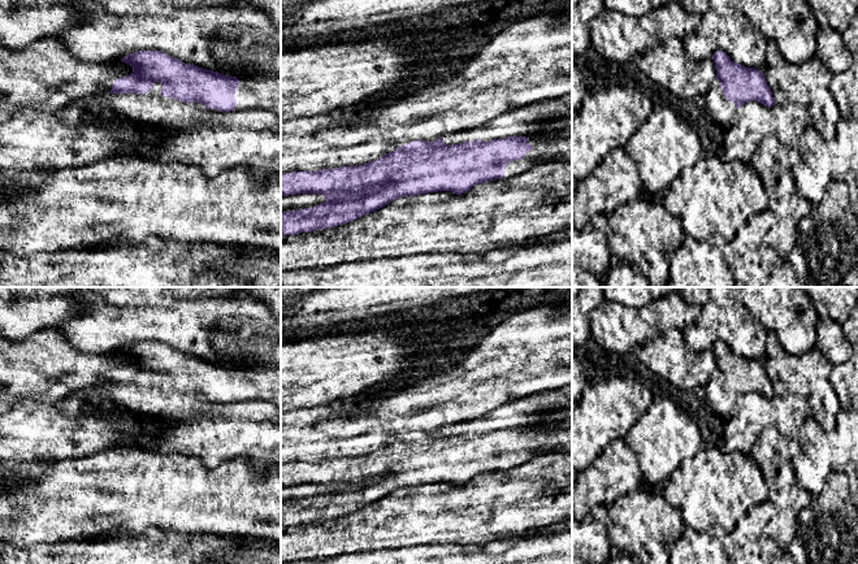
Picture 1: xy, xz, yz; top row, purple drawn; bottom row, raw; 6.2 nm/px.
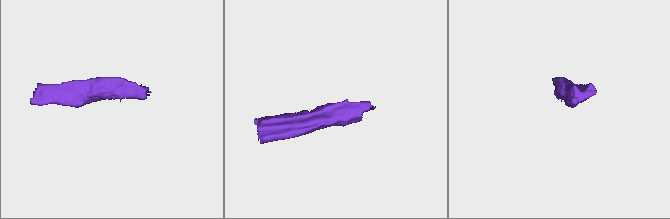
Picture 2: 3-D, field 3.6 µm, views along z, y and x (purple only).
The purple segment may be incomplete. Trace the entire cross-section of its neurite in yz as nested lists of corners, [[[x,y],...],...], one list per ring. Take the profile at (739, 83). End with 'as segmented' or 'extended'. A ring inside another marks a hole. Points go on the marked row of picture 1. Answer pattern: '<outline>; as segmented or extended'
[[[716,51],[711,58],[716,79],[705,94],[705,101],[710,116],[722,127],[729,129],[737,109],[748,101],[755,100],[768,108],[775,105],[763,71],[733,62],[723,51]]]; extended

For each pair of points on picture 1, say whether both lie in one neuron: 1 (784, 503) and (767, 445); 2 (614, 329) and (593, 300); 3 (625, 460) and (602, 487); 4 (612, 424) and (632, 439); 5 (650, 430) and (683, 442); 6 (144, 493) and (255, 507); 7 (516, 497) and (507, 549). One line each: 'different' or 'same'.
1: same
2: different
3: same
4: different
5: same
6: same
7: different

